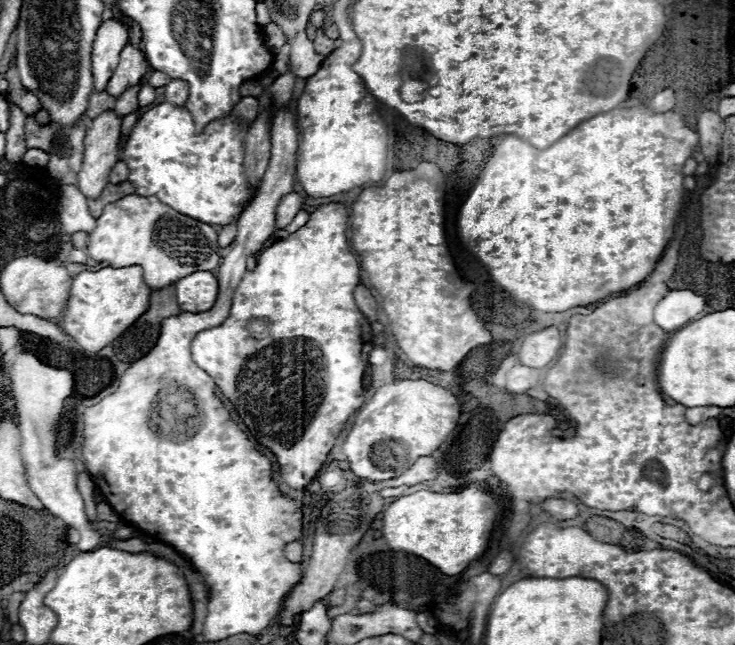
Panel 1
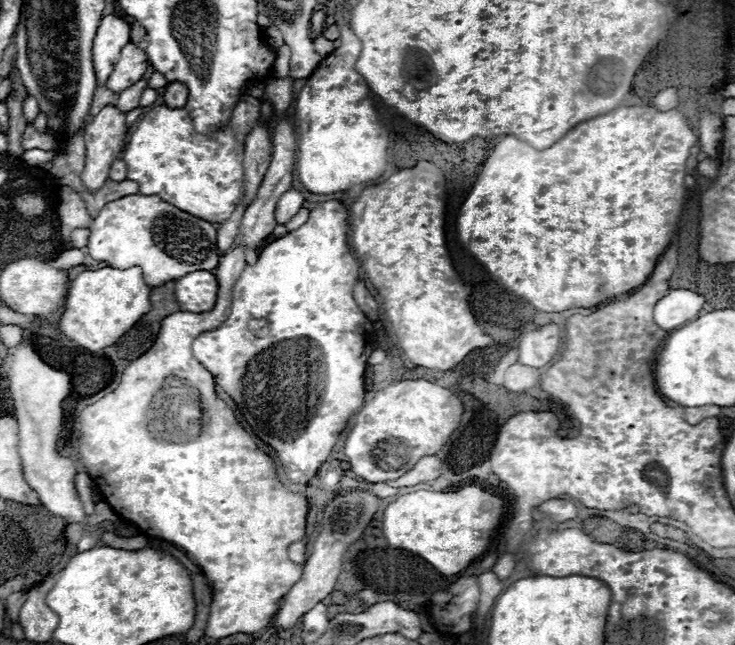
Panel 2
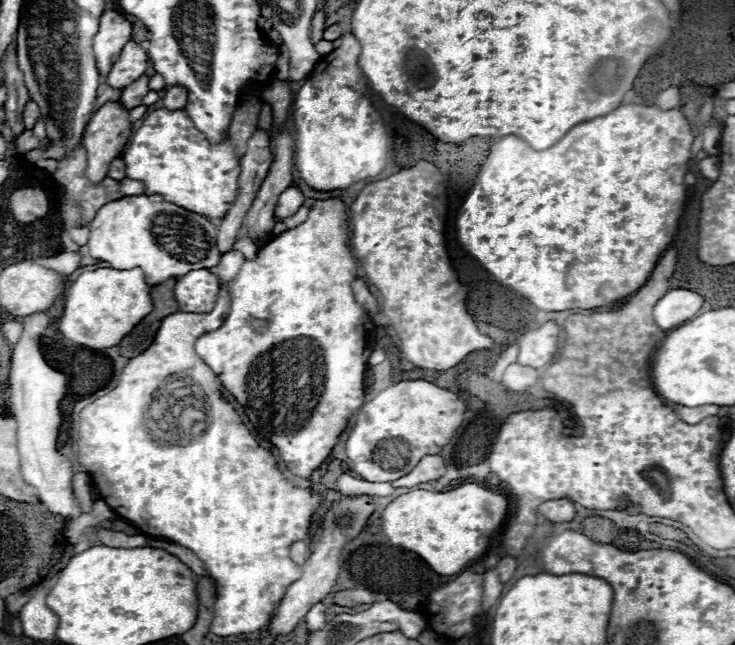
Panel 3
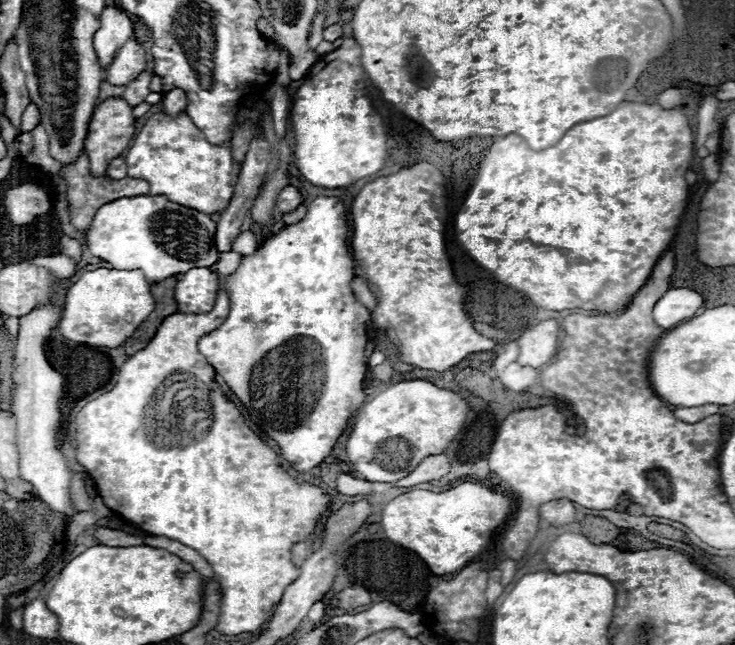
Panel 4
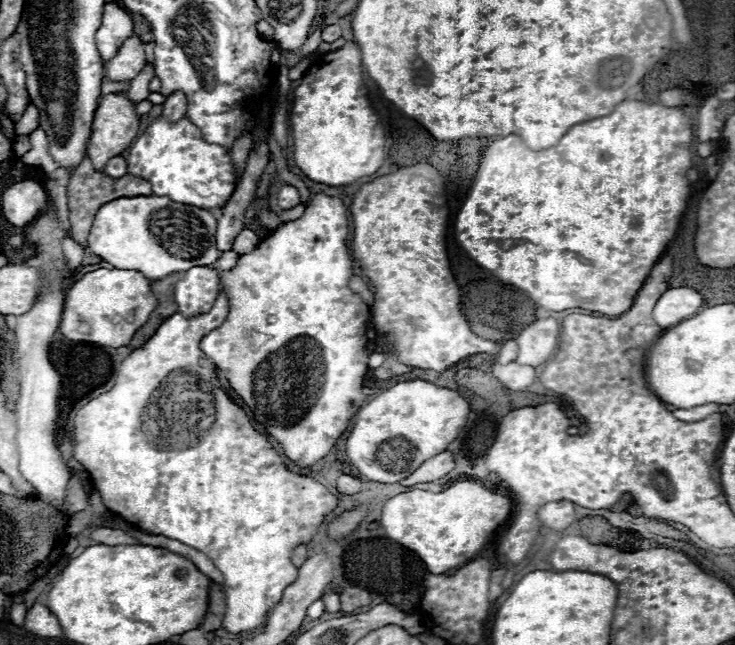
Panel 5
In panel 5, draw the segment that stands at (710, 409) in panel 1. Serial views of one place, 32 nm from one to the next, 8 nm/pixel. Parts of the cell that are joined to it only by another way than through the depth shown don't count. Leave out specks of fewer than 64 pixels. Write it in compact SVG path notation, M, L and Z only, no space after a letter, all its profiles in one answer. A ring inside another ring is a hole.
M706 404L706 406L696 406L696 408L690 408L690 410L674 410L672 414L682 420L682 422L698 422L698 420L704 420L706 416L718 412L718 404Z

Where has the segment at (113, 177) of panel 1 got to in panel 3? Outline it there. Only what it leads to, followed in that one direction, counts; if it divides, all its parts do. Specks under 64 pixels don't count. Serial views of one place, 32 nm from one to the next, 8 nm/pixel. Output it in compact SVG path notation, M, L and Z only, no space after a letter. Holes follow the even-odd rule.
M116 158L116 160L110 164L108 176L110 176L112 180L124 180L124 178L126 178L126 164L124 164L122 158Z

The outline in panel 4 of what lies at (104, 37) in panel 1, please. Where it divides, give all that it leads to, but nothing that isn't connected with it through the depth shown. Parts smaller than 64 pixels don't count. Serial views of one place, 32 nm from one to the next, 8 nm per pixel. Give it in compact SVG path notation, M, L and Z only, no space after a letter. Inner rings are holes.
M106 8L100 18L100 30L94 34L94 50L98 56L98 64L106 70L120 48L132 38L132 22L118 8Z

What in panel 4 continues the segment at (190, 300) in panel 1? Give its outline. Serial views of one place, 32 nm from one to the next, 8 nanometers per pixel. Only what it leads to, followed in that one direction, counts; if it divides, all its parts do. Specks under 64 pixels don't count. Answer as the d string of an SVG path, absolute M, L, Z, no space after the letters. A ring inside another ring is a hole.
M210 268L188 270L182 280L176 282L174 298L178 310L184 314L204 314L214 308L216 296L220 290L218 274Z

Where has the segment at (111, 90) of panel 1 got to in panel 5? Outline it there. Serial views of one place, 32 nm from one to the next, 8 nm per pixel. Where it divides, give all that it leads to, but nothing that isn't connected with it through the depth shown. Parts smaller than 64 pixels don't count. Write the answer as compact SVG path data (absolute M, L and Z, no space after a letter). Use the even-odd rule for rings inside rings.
M130 36L122 44L118 54L106 64L106 76L112 82L130 82L140 74L144 66L146 66L144 44L138 40L138 36Z

